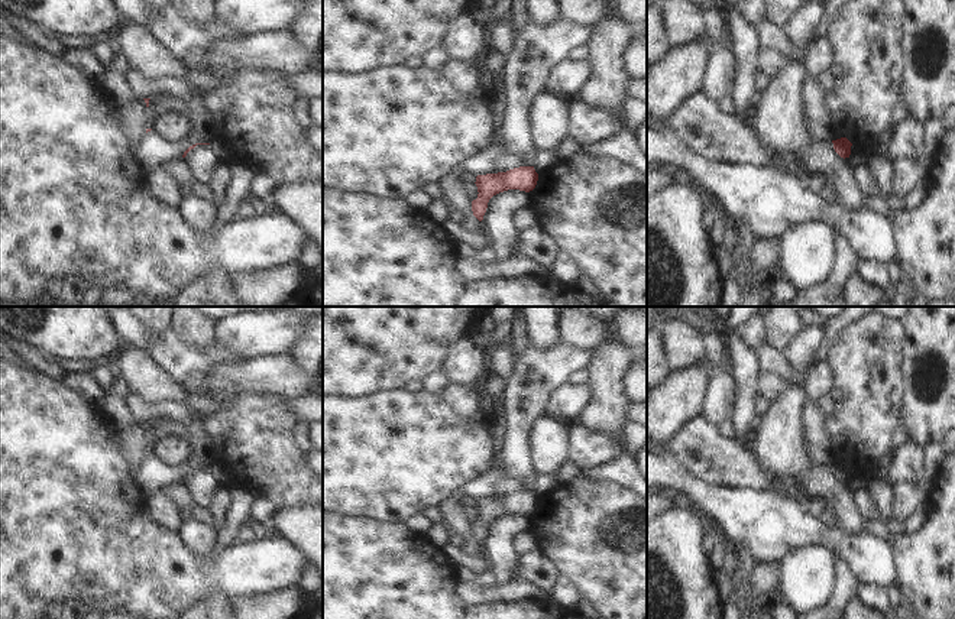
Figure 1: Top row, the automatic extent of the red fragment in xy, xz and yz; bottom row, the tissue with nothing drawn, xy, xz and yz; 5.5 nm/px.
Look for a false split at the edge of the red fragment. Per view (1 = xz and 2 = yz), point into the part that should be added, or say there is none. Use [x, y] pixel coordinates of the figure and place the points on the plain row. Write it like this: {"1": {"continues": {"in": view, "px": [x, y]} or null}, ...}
{"1": {"continues": null}, "2": {"continues": null}}

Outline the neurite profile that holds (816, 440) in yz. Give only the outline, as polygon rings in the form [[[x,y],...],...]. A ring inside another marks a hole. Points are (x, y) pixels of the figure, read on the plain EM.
[[[806,399],[802,409],[805,448],[815,466],[832,466],[831,437],[825,428],[826,414],[816,401]]]

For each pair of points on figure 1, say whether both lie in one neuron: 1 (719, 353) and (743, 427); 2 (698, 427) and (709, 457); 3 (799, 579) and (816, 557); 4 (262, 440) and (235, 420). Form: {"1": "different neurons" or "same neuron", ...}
{"1": "different neurons", "2": "same neuron", "3": "same neuron", "4": "same neuron"}

